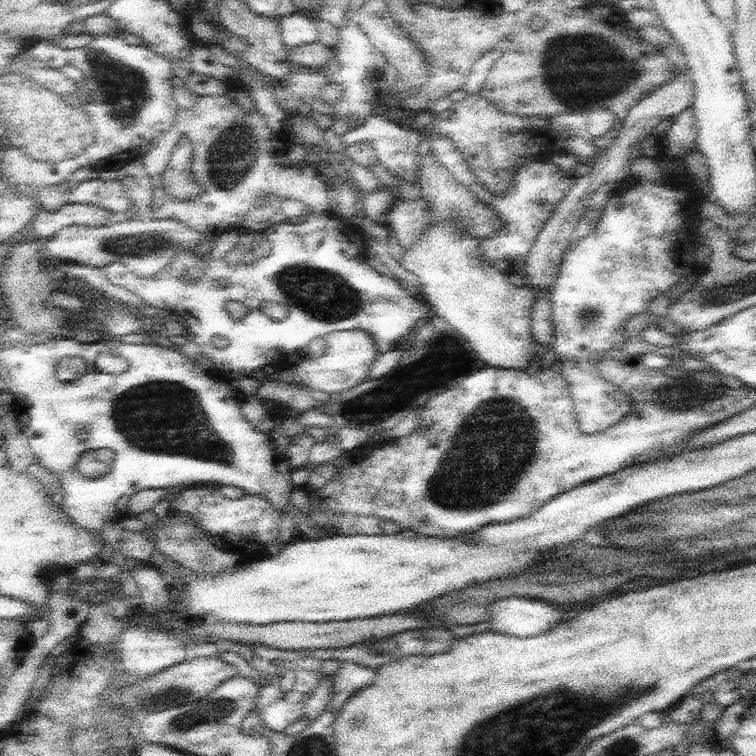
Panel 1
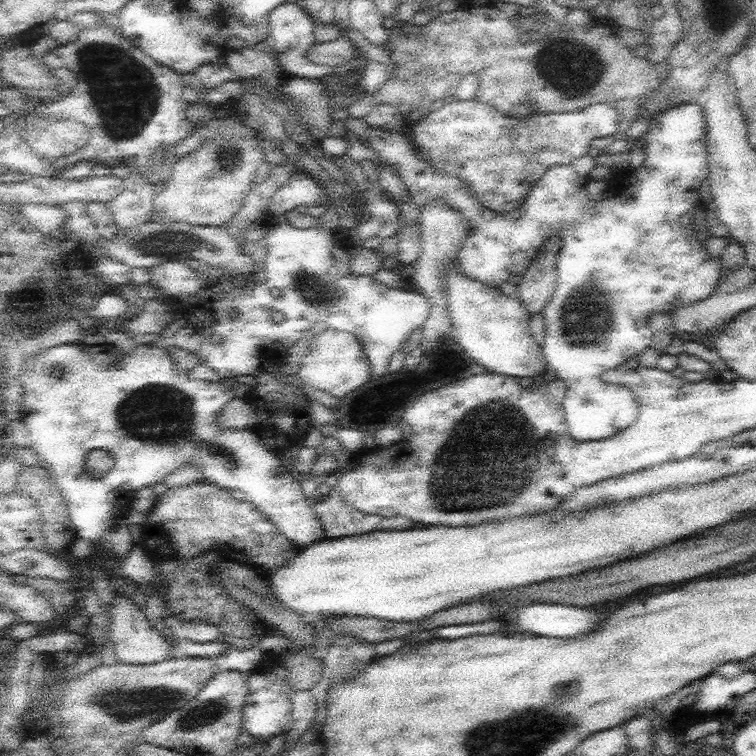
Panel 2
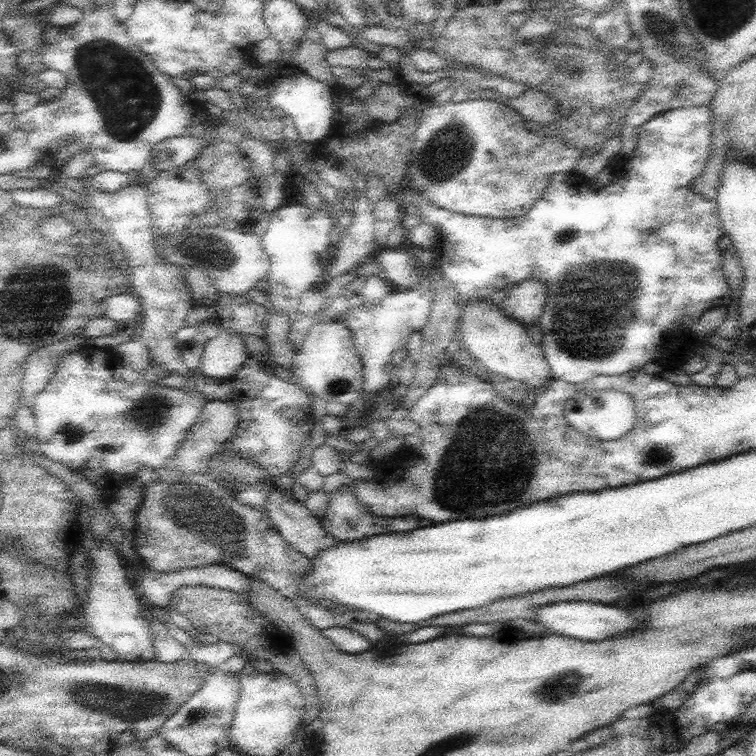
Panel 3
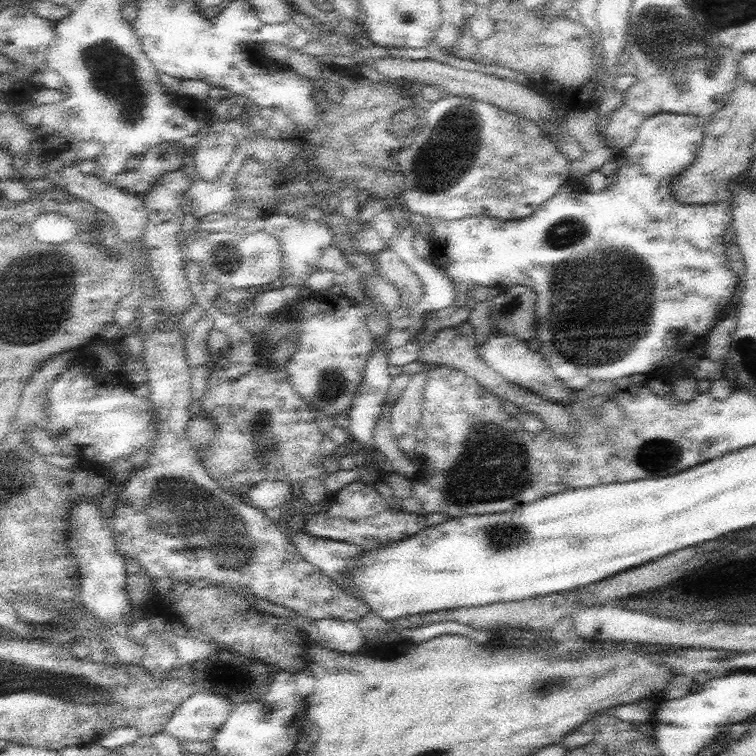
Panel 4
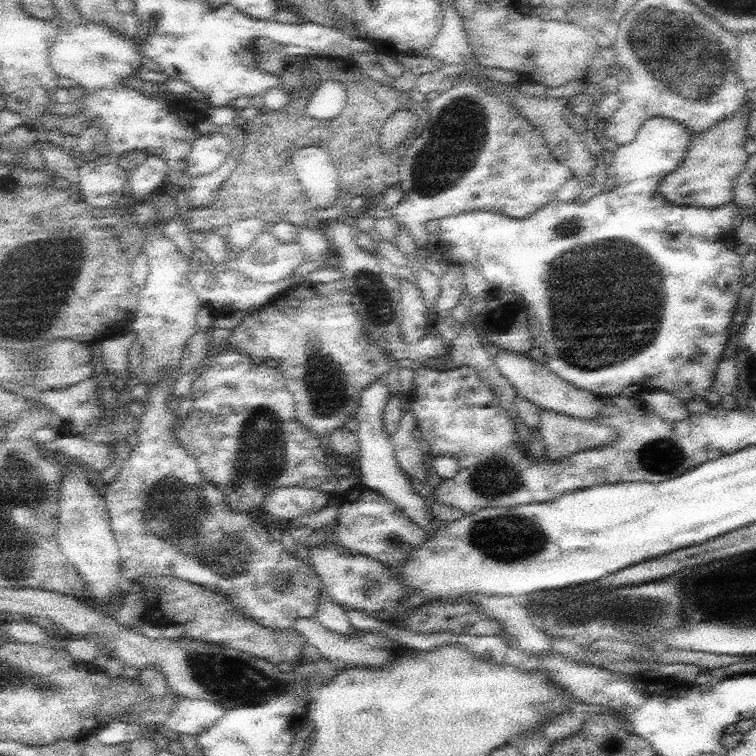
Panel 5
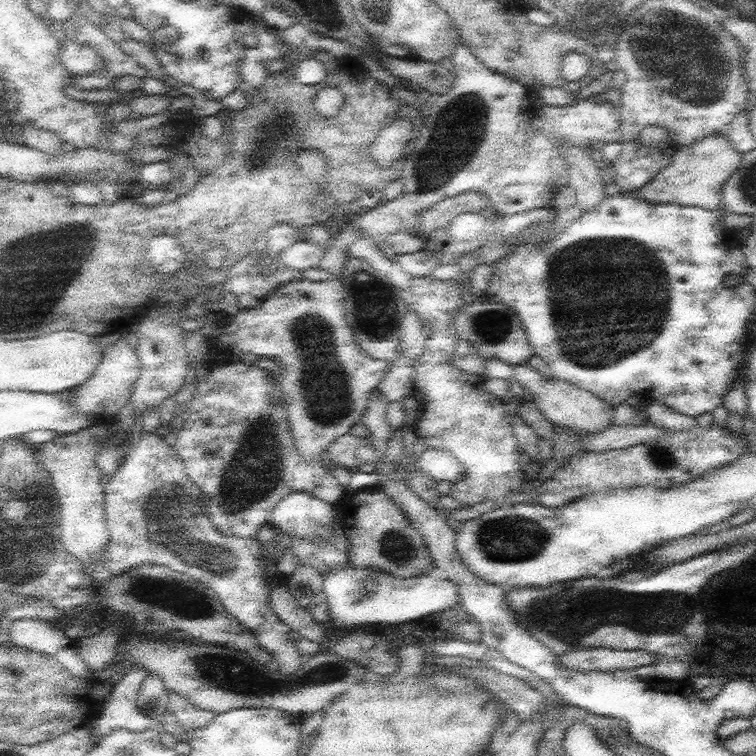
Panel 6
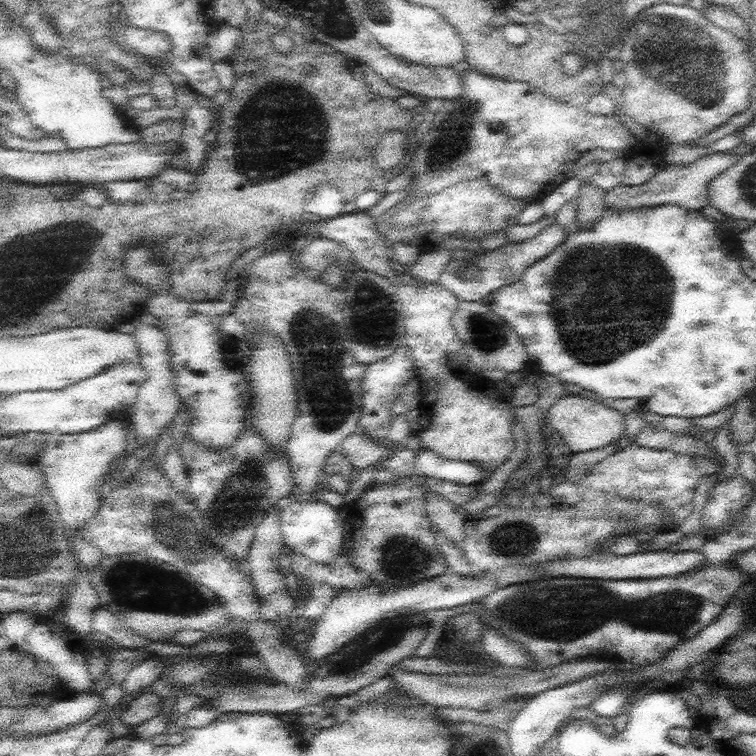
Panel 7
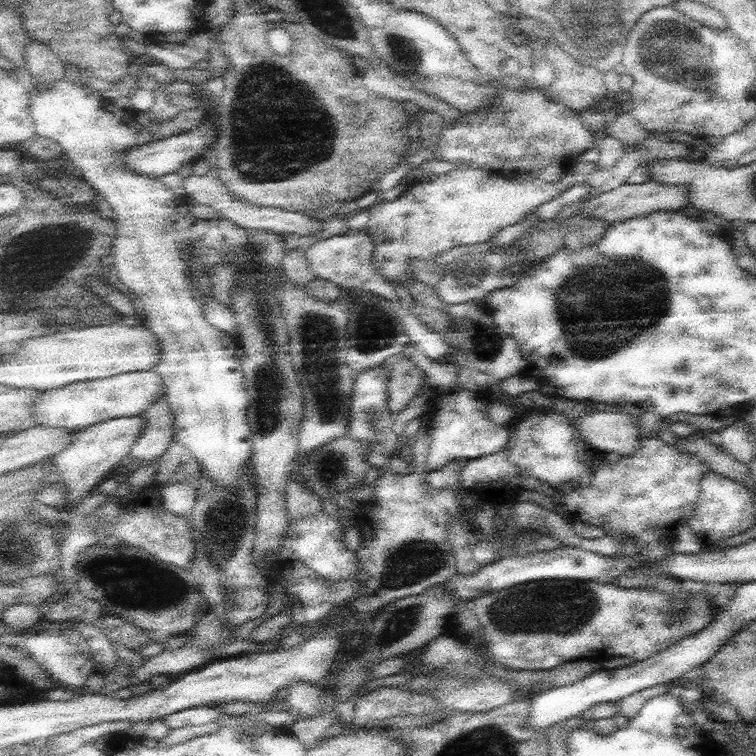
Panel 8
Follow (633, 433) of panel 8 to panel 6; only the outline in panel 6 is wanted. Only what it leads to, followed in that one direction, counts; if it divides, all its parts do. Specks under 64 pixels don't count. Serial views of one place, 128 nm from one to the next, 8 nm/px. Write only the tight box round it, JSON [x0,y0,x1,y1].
[513,363,615,437]

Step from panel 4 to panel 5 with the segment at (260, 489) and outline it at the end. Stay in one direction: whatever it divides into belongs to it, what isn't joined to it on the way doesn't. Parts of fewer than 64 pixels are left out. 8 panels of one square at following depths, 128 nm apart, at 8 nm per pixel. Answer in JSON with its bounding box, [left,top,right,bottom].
[263,488,330,526]

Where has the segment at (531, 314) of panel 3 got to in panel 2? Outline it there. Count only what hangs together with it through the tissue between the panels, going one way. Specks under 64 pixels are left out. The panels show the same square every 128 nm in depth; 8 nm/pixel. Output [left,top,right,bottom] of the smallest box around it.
[516,235,562,314]

